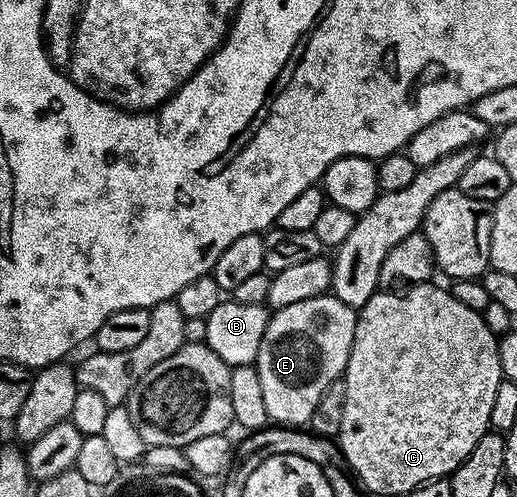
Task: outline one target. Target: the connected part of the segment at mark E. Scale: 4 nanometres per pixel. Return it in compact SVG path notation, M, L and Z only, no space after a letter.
M331 295L290 303L290 307L277 309L269 316L266 335L262 335L262 347L258 347L254 362L258 379L262 379L262 400L266 403L269 422L291 427L304 427L311 422L326 387L344 376L354 343L357 316L357 310Z

